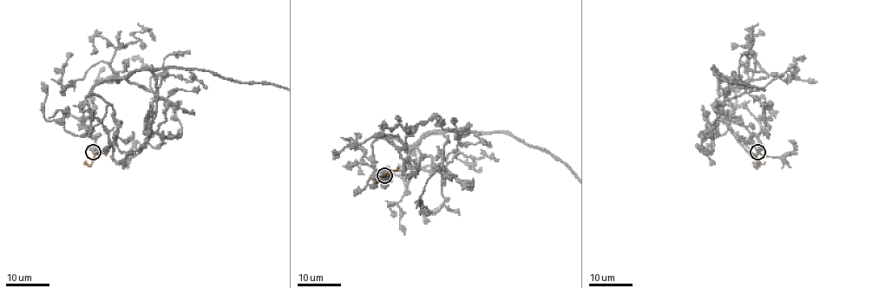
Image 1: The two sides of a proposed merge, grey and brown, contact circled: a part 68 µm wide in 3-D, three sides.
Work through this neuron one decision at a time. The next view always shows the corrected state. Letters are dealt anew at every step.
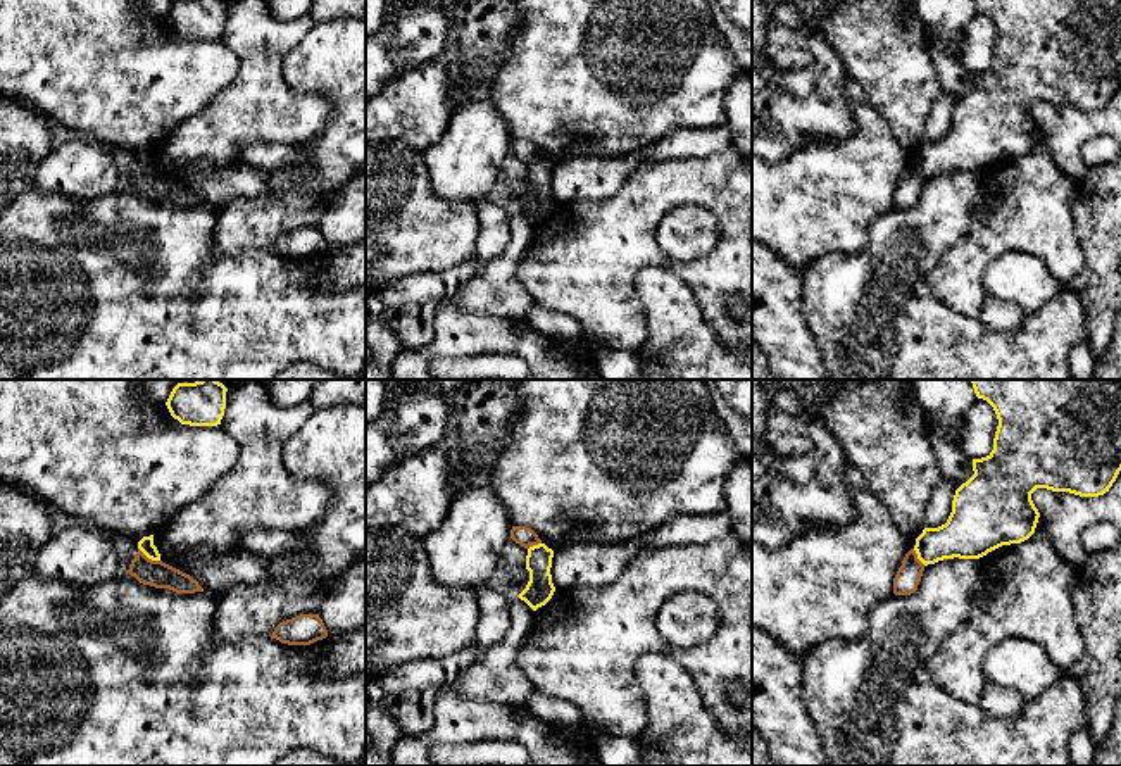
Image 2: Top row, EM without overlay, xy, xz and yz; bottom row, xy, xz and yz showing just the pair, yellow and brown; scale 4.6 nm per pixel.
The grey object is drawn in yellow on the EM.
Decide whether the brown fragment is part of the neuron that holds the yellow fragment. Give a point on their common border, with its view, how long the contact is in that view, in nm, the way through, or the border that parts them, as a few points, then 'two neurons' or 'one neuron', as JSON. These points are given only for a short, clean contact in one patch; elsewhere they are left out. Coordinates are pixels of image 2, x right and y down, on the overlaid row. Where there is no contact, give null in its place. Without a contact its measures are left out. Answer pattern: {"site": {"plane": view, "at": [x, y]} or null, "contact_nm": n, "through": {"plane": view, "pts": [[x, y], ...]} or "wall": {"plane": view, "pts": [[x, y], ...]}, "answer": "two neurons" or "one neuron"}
{"site": {"plane": "xy", "at": [149, 558]}, "contact_nm": 120, "wall": {"plane": "xy", "pts": [[138, 547], [149, 558], [159, 561]]}, "answer": "two neurons"}

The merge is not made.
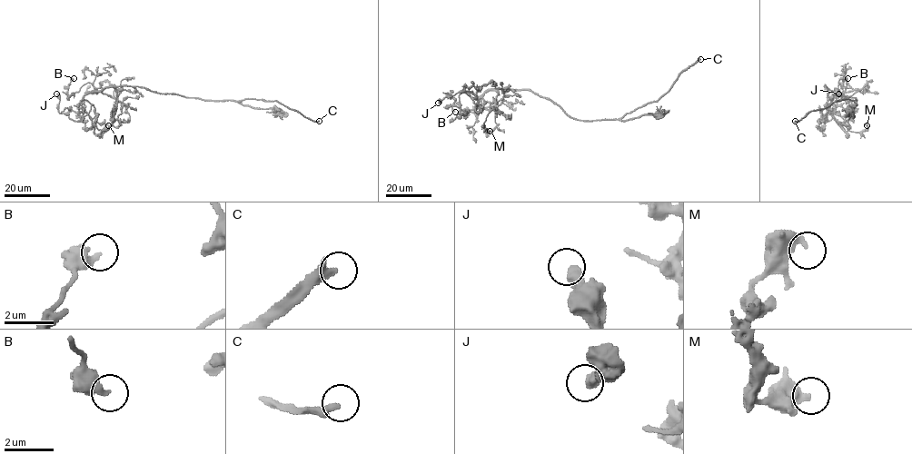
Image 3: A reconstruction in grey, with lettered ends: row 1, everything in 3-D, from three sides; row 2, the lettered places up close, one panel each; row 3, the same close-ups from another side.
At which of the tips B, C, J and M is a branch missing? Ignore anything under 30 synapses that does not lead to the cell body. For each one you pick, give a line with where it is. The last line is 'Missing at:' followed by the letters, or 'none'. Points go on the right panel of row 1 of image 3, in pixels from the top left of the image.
C: Place: (795, 121)
Missing at: C

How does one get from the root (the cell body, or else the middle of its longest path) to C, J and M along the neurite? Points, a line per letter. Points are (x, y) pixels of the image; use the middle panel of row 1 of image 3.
C: (550, 101), (578, 119), (621, 119), (649, 103), (657, 102), (681, 73), (700, 59)
J: (550, 101), (528, 90), (497, 89), (480, 96), (465, 92), (474, 97), (471, 91), (461, 91), (438, 103)
M: (550, 101), (528, 90), (498, 89), (496, 108), (488, 114), (484, 123), (484, 131), (490, 131)

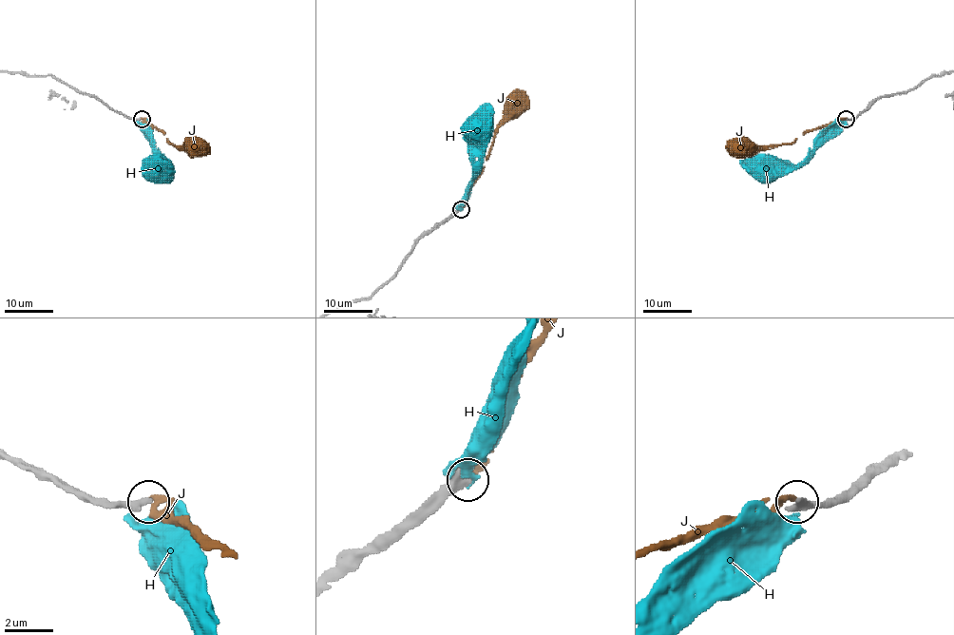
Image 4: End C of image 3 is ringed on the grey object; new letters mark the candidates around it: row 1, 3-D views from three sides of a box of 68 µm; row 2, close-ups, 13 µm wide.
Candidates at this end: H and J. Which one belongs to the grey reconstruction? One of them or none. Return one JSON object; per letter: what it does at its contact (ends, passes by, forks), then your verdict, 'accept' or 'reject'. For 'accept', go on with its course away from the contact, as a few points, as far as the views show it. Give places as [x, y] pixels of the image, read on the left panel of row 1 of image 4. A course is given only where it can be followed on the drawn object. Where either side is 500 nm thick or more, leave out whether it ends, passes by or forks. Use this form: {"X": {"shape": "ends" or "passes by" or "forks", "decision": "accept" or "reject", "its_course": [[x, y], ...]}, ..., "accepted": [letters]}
{"H": {"shape": "ends", "decision": "reject"}, "J": {"shape": "ends", "decision": "reject"}, "accepted": []}

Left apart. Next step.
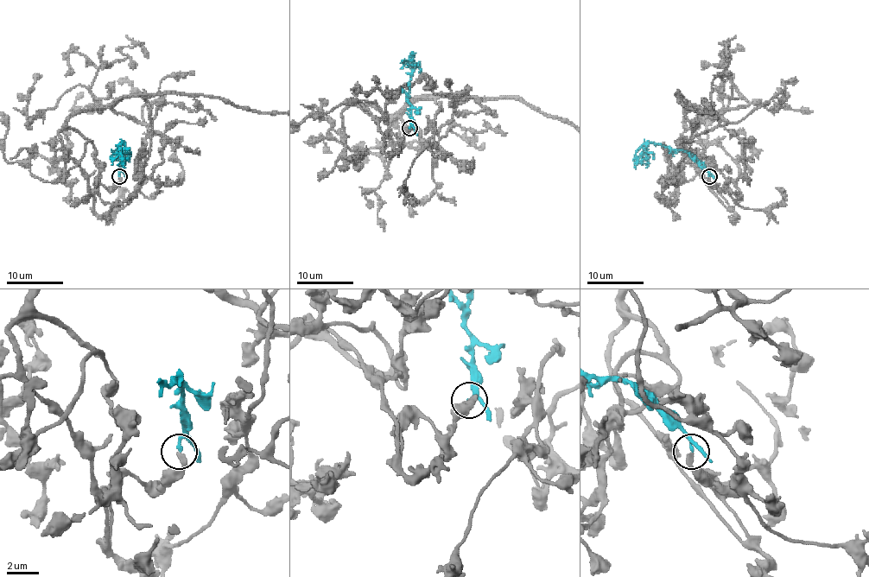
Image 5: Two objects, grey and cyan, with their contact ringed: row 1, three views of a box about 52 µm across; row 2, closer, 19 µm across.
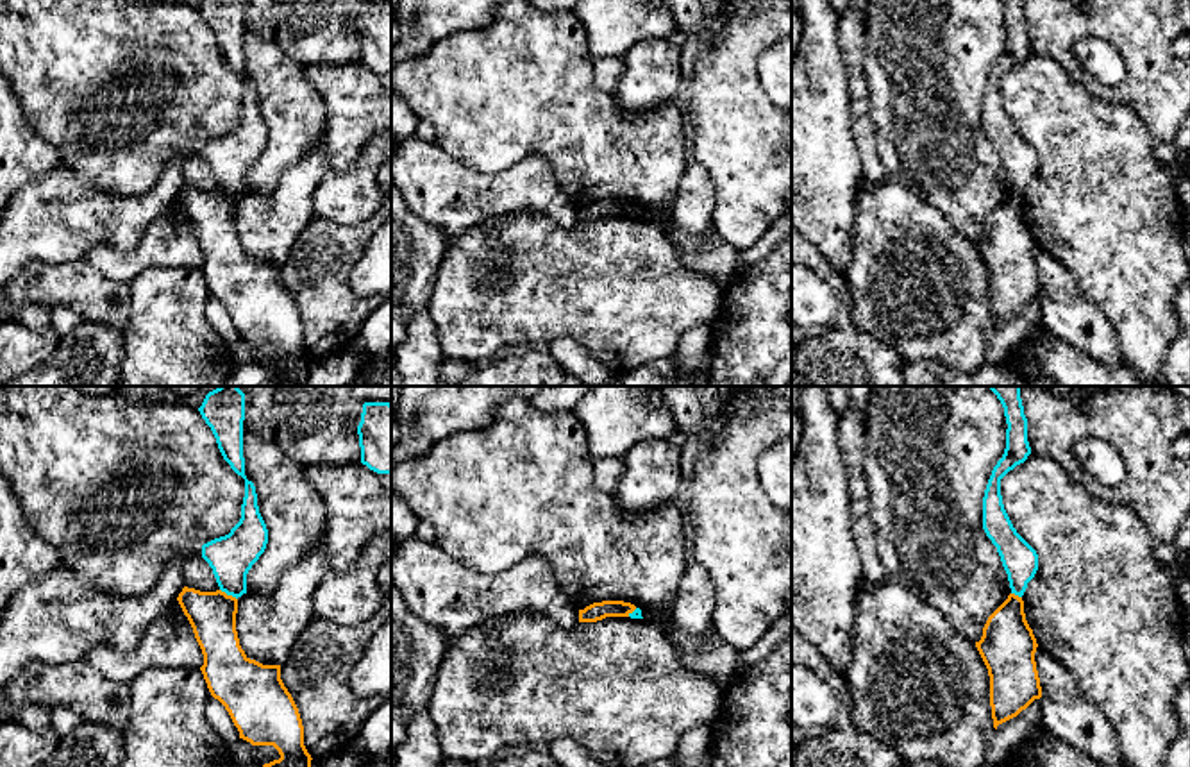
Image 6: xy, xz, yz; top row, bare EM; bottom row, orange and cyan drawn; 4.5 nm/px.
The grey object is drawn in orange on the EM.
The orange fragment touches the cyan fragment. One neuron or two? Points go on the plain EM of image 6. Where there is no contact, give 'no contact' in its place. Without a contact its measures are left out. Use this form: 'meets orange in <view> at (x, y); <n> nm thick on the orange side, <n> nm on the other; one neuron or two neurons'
meets orange in xy at (229, 195); 200 nm thick on the orange side, 200 nm on the other; two neurons

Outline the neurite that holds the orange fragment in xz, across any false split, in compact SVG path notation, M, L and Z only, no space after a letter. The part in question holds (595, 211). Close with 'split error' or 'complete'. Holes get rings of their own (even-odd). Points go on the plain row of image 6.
M602 200L579 209L579 222L597 222L606 216L629 216L636 209L634 204L624 200Z; complete

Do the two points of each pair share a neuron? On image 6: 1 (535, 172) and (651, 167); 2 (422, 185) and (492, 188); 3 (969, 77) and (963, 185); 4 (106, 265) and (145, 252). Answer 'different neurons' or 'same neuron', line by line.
1: different neurons
2: same neuron
3: same neuron
4: same neuron

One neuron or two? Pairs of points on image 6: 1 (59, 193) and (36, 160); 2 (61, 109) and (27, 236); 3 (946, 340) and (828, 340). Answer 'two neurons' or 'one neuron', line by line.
1: two neurons
2: two neurons
3: two neurons

